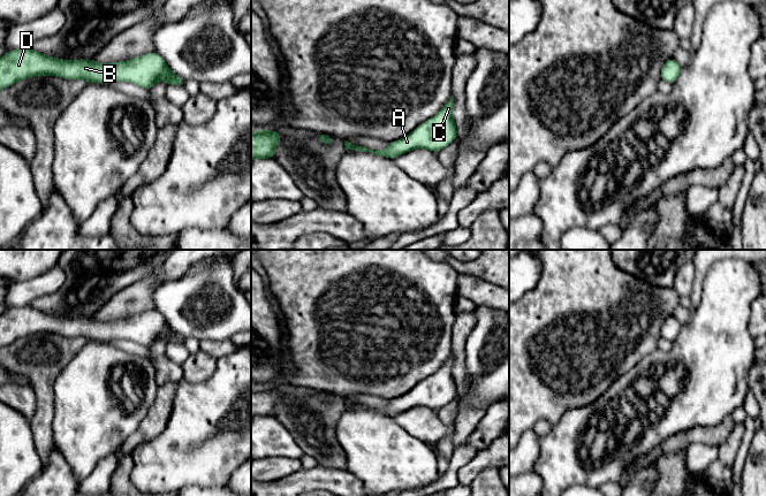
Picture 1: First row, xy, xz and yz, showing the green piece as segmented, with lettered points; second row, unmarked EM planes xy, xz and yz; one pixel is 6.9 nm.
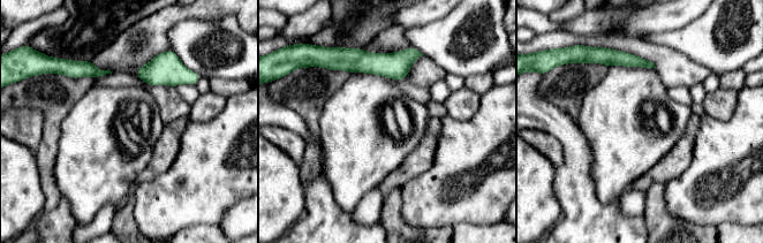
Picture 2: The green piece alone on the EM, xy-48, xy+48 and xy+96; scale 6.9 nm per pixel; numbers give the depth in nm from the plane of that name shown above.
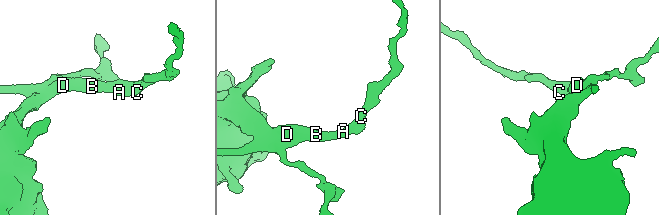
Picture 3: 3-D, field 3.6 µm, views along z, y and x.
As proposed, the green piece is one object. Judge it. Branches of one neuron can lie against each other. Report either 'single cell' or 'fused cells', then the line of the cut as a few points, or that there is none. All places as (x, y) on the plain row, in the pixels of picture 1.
single cell; cut none

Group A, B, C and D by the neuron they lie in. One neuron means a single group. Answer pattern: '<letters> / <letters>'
A B C D

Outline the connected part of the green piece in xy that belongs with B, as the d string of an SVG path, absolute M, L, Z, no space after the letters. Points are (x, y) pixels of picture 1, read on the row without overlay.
M31 306L12 307L0 315L0 349L33 334L56 334L101 342L129 339L146 348L160 338L179 344L185 339L168 326L157 310L106 322L93 316L55 316Z

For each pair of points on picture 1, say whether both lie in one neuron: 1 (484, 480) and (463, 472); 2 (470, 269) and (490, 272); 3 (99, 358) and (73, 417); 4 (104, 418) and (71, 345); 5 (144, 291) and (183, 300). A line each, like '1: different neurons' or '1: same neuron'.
1: different neurons
2: same neuron
3: same neuron
4: different neurons
5: different neurons

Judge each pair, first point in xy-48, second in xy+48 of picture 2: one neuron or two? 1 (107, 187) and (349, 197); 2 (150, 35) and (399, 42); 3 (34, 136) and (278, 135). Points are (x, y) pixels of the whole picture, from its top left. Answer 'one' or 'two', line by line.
1: one
2: one
3: one

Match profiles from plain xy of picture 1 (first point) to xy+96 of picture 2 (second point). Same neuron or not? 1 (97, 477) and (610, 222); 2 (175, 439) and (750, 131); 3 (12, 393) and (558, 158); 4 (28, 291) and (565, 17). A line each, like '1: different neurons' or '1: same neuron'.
1: different neurons
2: same neuron
3: same neuron
4: same neuron

